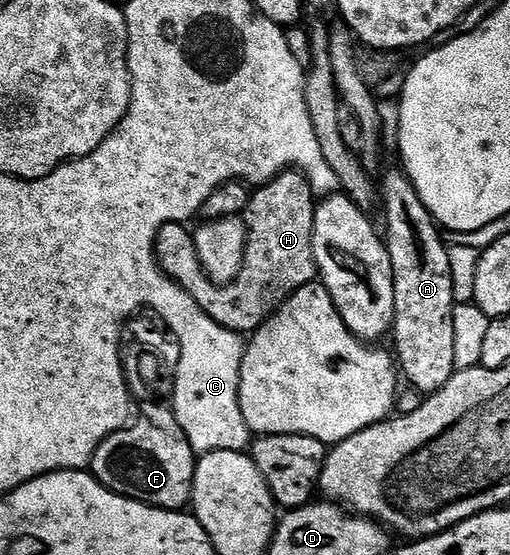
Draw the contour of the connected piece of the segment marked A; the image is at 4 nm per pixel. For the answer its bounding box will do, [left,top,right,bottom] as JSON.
[379,167,458,394]

